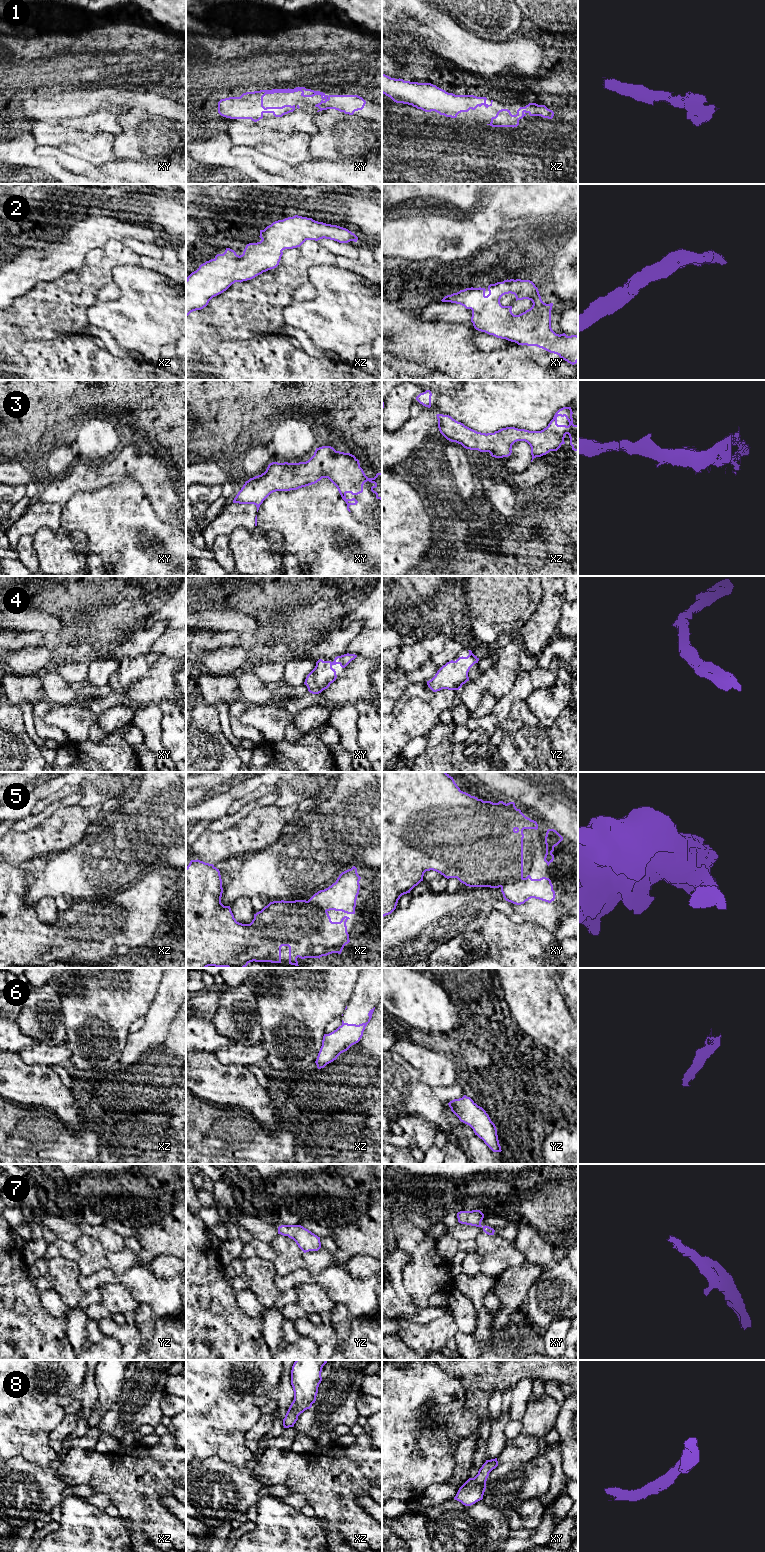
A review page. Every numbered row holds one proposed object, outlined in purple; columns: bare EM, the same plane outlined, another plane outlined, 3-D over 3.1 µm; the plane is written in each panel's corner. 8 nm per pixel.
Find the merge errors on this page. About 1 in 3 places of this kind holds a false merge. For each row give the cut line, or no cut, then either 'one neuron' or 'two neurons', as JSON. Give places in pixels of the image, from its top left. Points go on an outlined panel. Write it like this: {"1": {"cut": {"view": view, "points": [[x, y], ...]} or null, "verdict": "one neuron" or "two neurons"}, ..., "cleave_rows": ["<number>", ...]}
{"1": {"cut": null, "verdict": "one neuron"}, "2": {"cut": null, "verdict": "one neuron"}, "3": {"cut": null, "verdict": "one neuron"}, "4": {"cut": null, "verdict": "one neuron"}, "5": {"cut": null, "verdict": "one neuron"}, "6": {"cut": null, "verdict": "one neuron"}, "7": {"cut": null, "verdict": "one neuron"}, "8": {"cut": null, "verdict": "one neuron"}, "cleave_rows": []}

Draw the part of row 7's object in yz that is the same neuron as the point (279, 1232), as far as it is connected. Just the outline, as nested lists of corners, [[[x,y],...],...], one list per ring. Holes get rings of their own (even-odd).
[[[281,1225],[278,1227],[278,1234],[293,1239],[304,1253],[321,1248],[320,1237],[301,1225]]]

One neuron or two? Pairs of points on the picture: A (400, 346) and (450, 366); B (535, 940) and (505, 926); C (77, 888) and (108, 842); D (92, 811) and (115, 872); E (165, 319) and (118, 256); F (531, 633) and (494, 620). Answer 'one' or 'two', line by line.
A: one
B: one
C: one
D: two
E: two
F: two

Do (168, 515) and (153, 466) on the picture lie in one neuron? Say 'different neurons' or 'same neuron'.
same neuron

